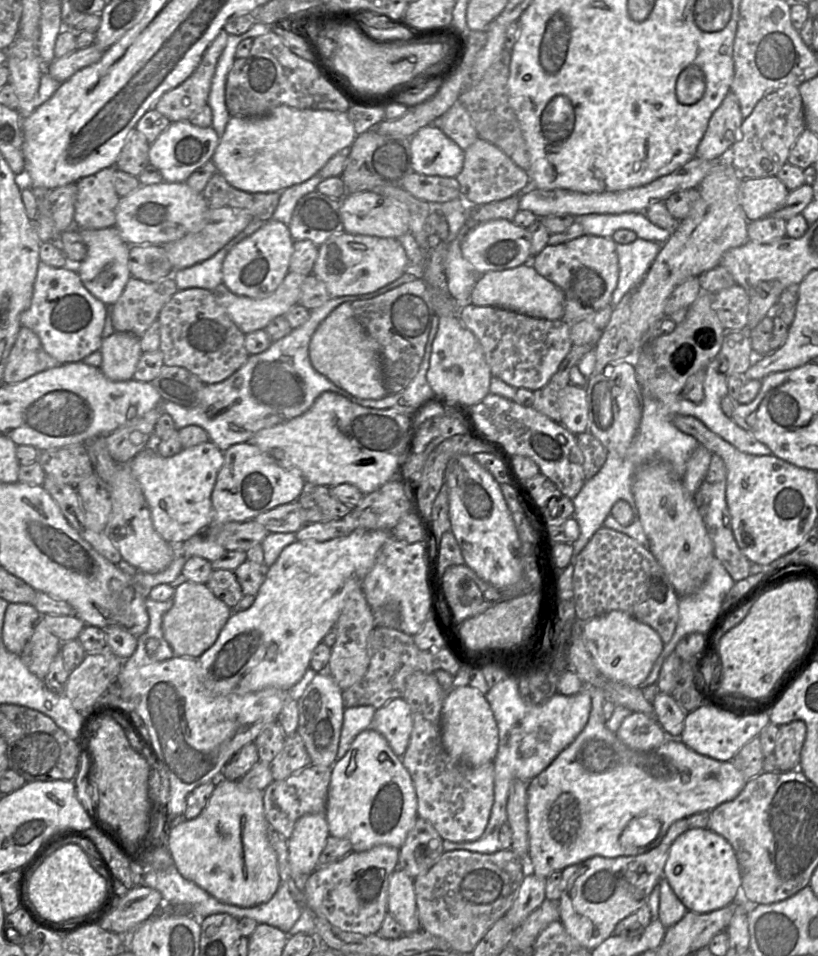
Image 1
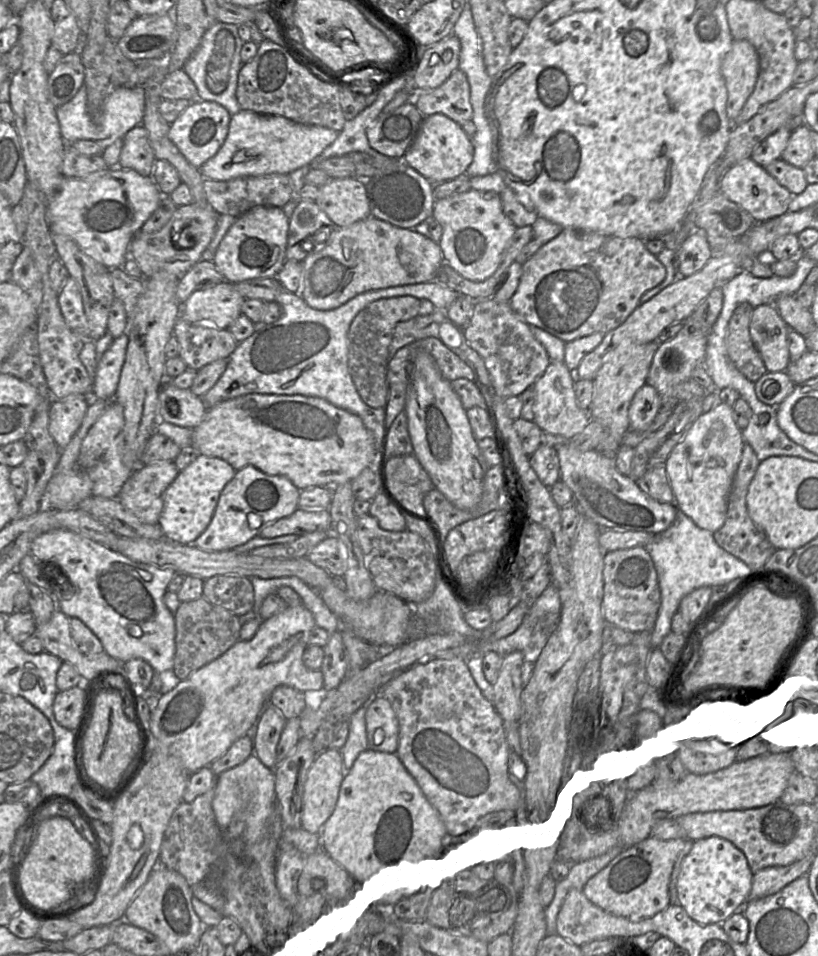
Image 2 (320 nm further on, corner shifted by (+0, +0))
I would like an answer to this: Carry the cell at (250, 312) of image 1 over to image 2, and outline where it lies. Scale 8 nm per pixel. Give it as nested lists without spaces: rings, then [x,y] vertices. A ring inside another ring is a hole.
[[[222,281],[212,287],[193,292],[181,304],[179,317],[195,325],[227,329],[242,314],[244,300],[235,284]]]

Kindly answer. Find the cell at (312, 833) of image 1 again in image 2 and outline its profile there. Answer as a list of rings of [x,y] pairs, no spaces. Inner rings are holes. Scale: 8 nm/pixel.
[[[327,749],[318,754],[310,767],[302,797],[301,827],[321,835],[332,816],[345,776],[340,750]]]

